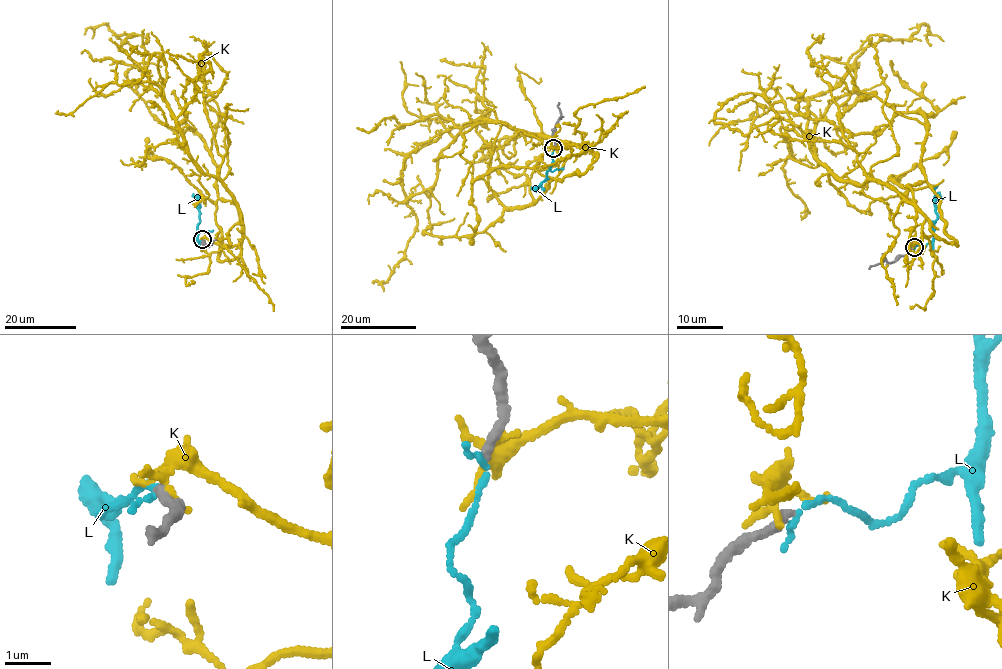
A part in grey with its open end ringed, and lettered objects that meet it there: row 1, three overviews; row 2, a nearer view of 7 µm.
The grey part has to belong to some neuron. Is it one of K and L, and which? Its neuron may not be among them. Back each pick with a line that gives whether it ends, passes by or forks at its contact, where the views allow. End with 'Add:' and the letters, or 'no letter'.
Add: no letter

